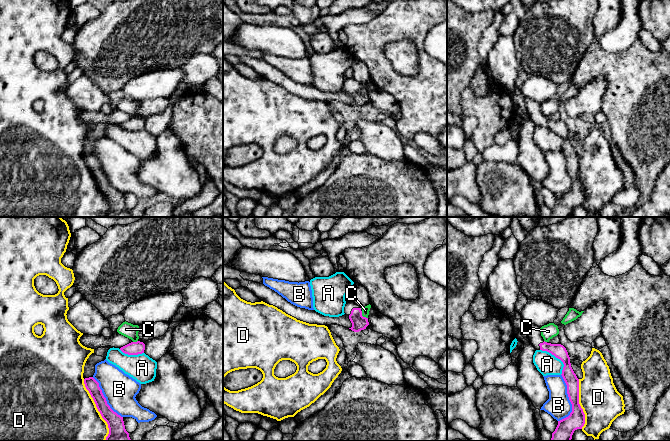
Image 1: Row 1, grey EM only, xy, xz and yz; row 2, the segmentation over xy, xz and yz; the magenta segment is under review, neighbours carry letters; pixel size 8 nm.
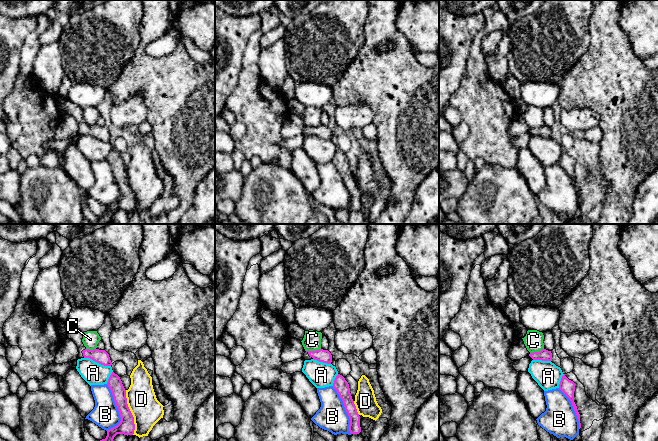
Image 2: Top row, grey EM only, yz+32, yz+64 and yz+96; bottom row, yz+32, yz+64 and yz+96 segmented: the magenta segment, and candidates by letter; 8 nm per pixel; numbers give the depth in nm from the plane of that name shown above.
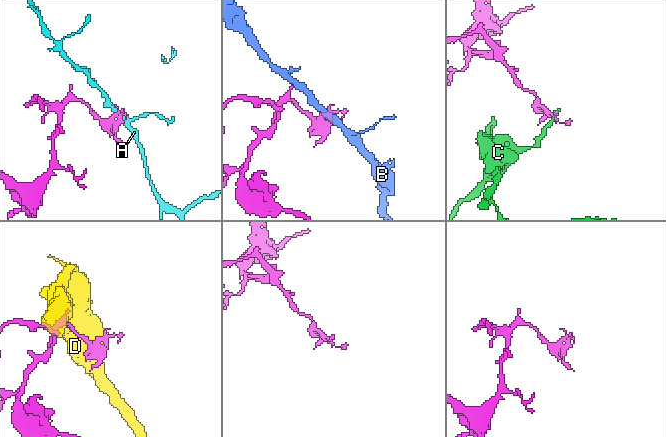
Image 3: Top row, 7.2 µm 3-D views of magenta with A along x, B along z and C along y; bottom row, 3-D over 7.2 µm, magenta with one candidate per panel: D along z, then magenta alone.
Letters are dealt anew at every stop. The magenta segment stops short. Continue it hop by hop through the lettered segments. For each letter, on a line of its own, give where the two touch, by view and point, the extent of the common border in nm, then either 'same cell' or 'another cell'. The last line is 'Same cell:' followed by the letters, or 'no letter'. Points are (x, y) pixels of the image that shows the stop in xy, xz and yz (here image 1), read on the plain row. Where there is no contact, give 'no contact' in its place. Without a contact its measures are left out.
A: meets magenta in yz at (557, 133); contact 260 nm long; another cell
B: meets magenta in yz at (569, 175); contact 380 nm long; another cell
C: meets magenta in xz at (362, 92); contact 80 nm long; another cell
D: meets magenta in xy at (98, 186); contact 550 nm long; another cell
Same cell: no letter

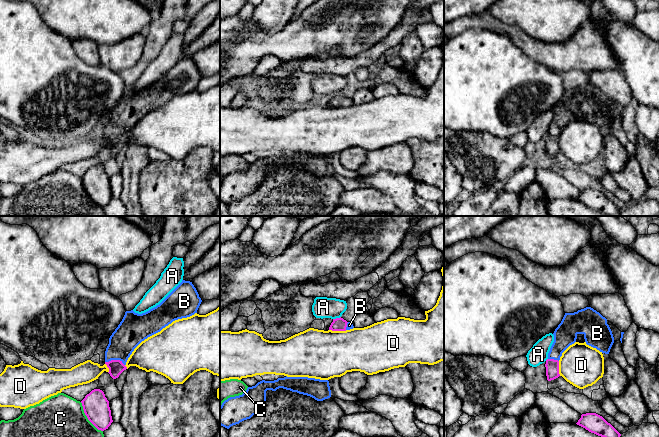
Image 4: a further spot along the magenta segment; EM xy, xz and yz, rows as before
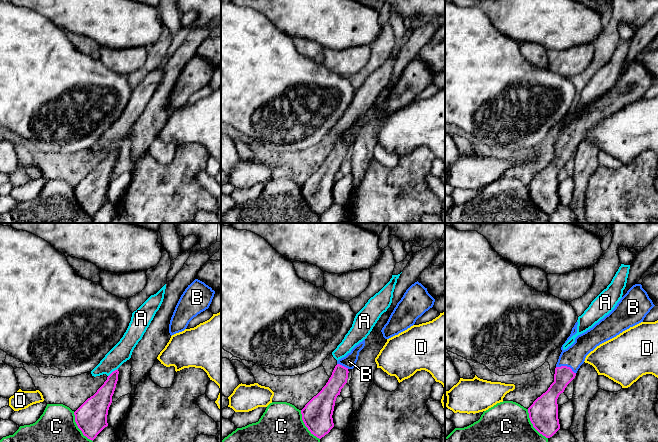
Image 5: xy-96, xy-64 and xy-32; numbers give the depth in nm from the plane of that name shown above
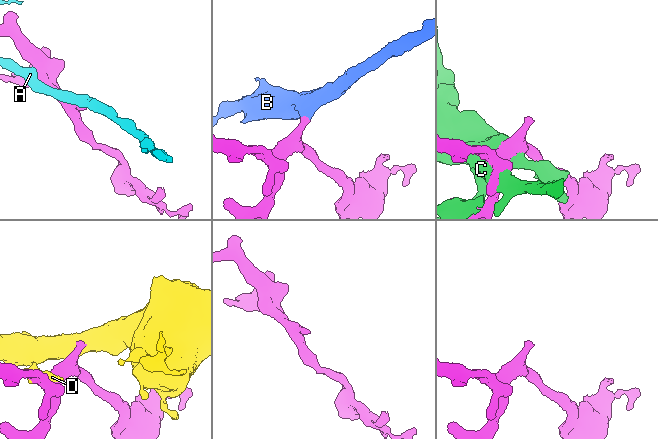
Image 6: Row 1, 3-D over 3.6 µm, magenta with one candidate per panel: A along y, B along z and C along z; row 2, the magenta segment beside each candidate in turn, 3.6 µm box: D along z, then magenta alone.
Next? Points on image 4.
A: meets magenta in xz at (336, 94); contact 70 nm long; another cell
B: meets magenta in xy at (115, 136); contact 160 nm long; same cell
C: meets magenta in xy at (87, 193); contact 300 nm long; another cell
D: meets magenta in xz at (338, 106); contact 140 nm long; another cell
Same cell: B

